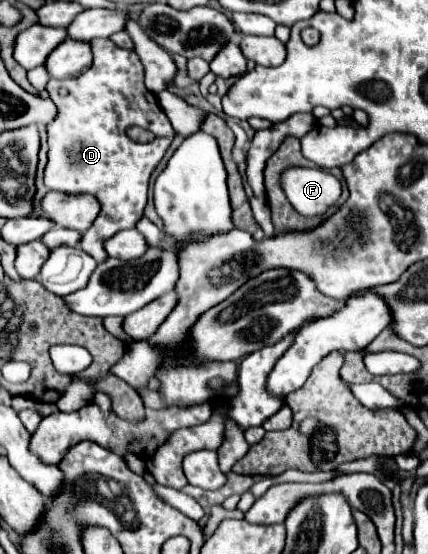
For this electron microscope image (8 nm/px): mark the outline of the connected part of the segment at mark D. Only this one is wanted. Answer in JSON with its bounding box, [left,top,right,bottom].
[43,38,175,260]

